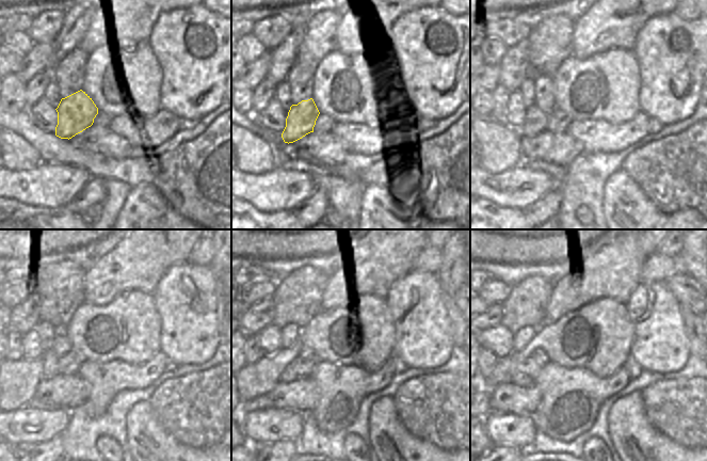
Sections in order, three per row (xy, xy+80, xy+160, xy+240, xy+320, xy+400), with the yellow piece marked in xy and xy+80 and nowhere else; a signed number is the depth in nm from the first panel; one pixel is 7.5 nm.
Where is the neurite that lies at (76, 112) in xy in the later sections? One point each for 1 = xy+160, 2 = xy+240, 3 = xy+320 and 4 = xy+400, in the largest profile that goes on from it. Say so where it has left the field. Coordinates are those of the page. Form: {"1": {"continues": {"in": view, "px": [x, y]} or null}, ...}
{"1": {"continues": {"in": "xy+160", "px": [535, 121]}}, "2": {"continues": {"in": "xy+240", "px": [49, 359]}}, "3": {"continues": {"in": "xy+320", "px": [286, 376]}}, "4": {"continues": {"in": "xy+400", "px": [519, 379]}}}

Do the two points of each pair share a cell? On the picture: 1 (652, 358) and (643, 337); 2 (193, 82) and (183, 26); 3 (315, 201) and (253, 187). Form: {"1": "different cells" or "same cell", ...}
{"1": "same cell", "2": "same cell", "3": "different cells"}

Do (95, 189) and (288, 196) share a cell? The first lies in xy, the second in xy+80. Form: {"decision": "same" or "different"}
{"decision": "different"}

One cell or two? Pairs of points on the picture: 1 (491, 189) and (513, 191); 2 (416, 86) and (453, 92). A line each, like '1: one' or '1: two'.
1: one
2: one

